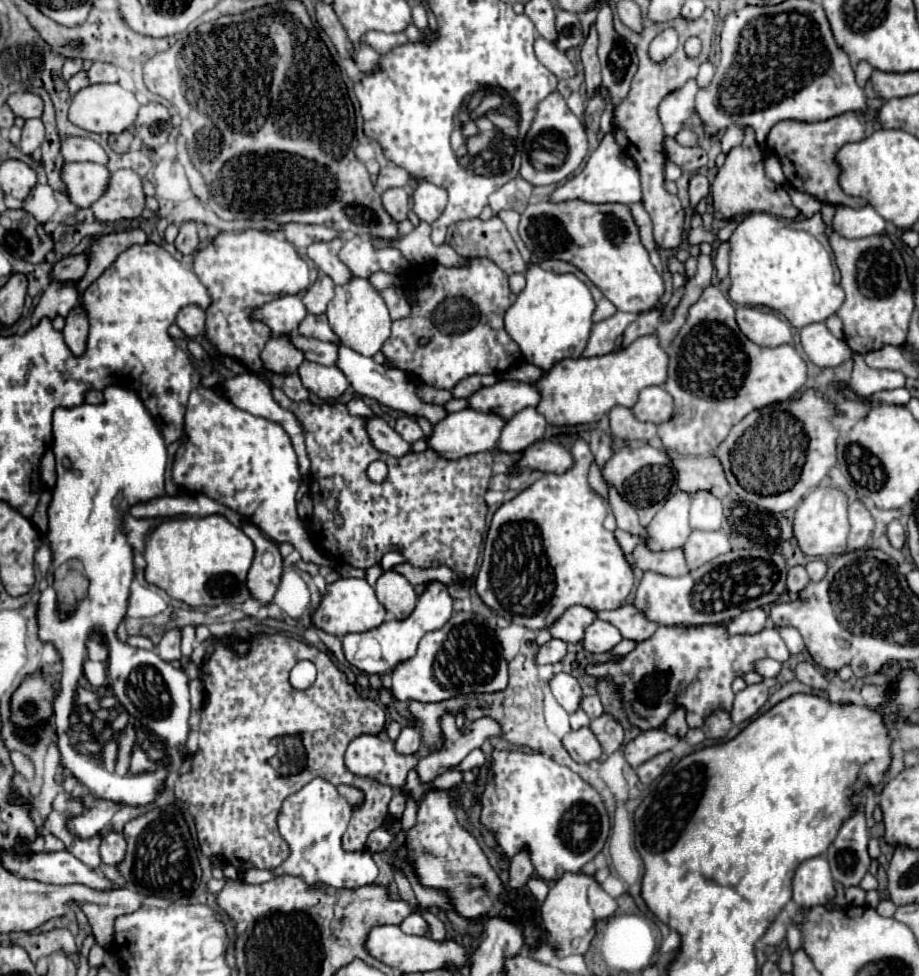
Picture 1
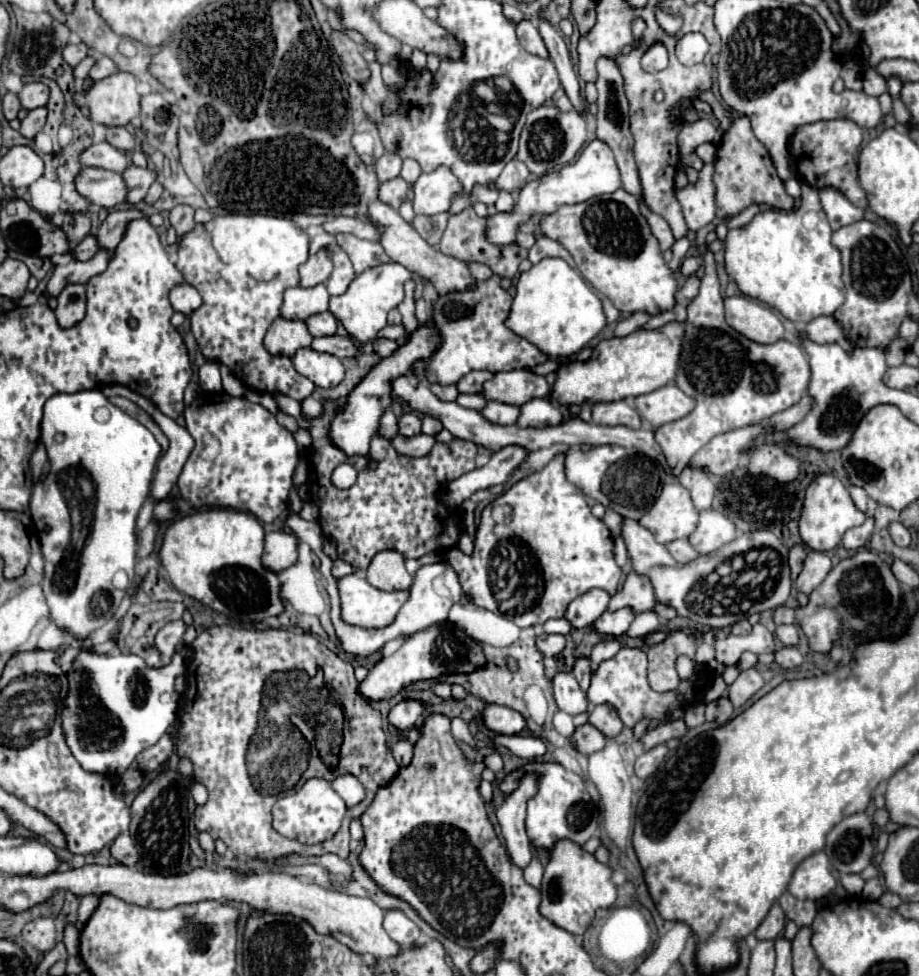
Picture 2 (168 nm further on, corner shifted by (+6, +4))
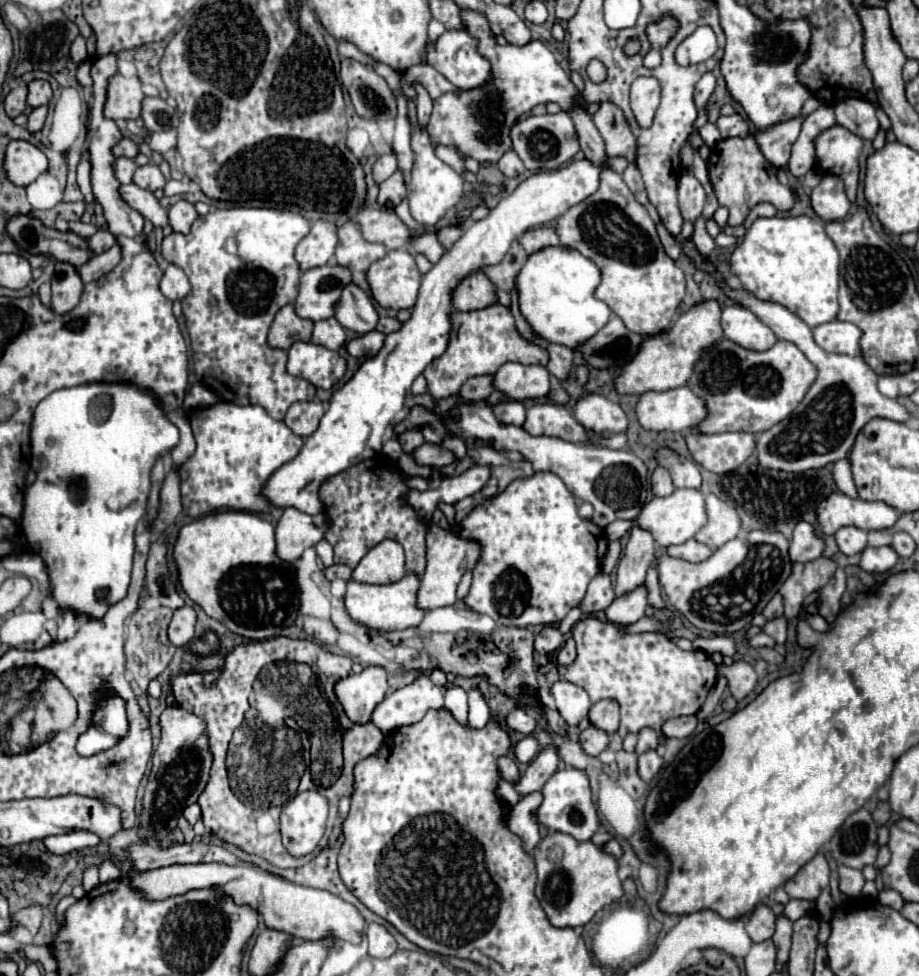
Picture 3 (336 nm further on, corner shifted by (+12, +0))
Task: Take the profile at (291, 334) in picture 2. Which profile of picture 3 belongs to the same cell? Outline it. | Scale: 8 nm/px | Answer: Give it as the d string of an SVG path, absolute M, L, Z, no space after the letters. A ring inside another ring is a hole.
M285 305L269 331L269 345L279 347L279 349L289 349L293 341L309 341L313 333L313 321L311 319L301 319L295 313L293 305Z

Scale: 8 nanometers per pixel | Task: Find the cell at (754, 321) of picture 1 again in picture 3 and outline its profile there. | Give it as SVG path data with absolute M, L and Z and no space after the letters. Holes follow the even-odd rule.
M741 305L725 307L721 315L721 325L725 337L745 349L767 351L777 343L775 333Z

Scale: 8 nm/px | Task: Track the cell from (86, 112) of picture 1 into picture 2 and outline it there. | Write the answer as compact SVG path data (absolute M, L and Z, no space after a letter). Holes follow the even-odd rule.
M115 73L101 81L95 81L87 91L79 89L73 95L73 103L89 113L89 119L99 125L127 125L139 115L139 93L135 91L137 79L131 73Z

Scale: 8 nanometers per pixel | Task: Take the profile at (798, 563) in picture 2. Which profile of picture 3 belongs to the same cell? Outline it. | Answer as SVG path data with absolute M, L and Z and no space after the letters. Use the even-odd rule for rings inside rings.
M799 521L795 531L793 531L793 539L791 539L791 547L789 547L789 555L791 561L815 561L823 555L825 551L825 541L823 537L815 531L815 527L807 521Z

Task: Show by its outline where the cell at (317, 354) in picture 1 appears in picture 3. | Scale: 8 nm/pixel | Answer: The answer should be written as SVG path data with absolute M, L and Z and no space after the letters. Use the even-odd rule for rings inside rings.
M371 331L367 335L361 335L353 341L347 343L347 351L353 355L353 357L373 357L381 351L385 343L385 333L379 333L379 331Z

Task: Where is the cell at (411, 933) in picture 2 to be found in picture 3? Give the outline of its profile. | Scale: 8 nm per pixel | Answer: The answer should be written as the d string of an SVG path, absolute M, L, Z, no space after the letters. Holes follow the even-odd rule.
M371 923L365 931L367 943L369 943L369 955L371 957L391 957L397 951L397 943L393 935L377 923Z

